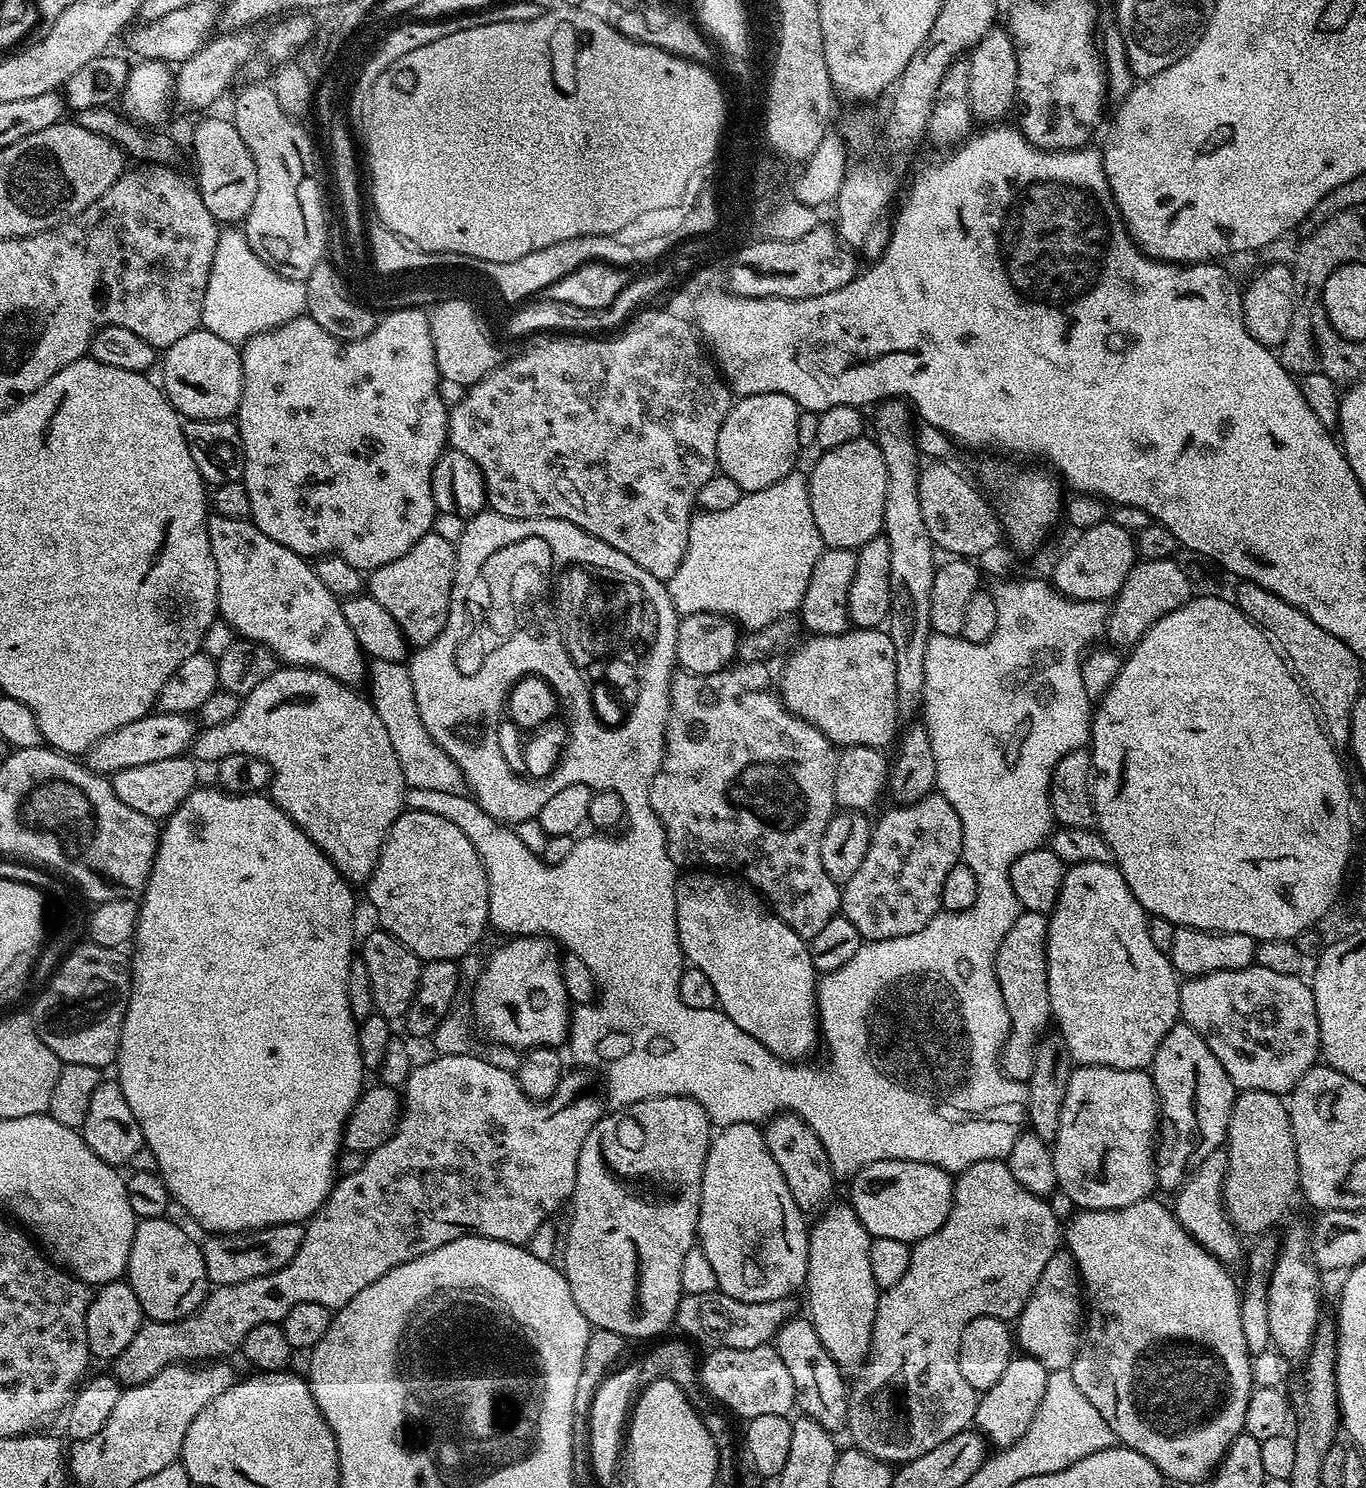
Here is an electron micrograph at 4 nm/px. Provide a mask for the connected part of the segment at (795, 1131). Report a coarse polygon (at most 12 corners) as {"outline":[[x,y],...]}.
{"outline":[[801,1116],[763,1125],[766,1146],[801,1212],[833,1199],[832,1163]]}

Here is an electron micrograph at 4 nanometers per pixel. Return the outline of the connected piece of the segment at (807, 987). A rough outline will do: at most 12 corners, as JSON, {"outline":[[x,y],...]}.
{"outline":[[676,882],[680,949],[781,1060],[821,1034],[808,944],[747,883]]}

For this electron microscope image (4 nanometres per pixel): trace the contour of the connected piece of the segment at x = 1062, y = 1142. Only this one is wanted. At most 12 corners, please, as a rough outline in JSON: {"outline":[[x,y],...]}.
{"outline":[[1077,1067],[1051,1145],[1080,1210],[1149,1199],[1147,1071]]}

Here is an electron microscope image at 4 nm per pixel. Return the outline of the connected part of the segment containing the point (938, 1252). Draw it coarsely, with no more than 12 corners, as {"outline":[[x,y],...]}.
{"outline":[[1004,1160],[876,1302],[851,1443],[899,1466],[969,1431],[958,1366],[1015,1321],[1062,1221]]}

